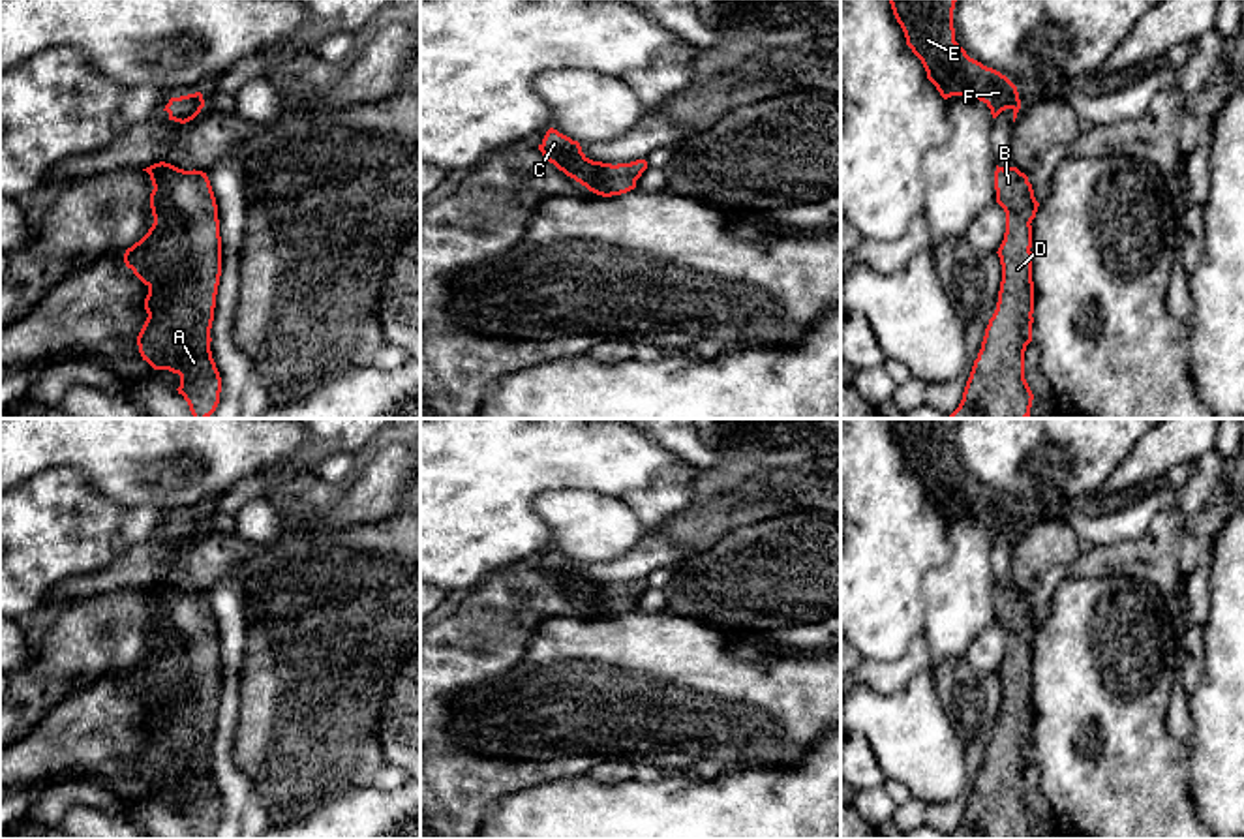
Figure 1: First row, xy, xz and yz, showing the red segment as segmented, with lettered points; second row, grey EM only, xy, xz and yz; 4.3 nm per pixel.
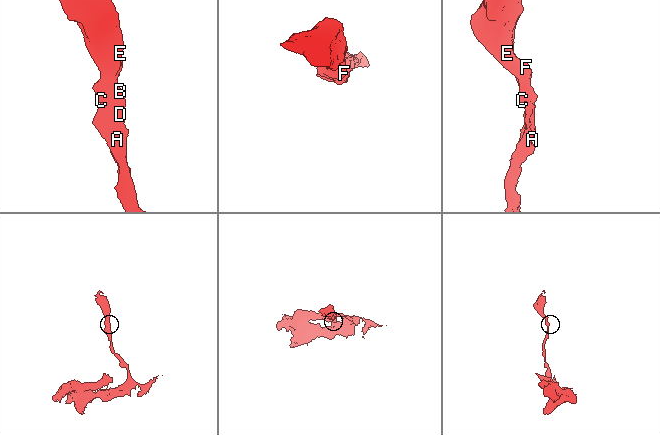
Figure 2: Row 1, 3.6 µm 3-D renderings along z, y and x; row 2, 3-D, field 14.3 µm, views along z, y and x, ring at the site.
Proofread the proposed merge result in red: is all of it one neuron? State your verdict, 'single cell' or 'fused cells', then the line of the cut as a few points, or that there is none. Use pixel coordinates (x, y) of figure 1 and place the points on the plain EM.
single cell | no cut

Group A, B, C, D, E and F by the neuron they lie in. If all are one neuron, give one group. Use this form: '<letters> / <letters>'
A B C D E F

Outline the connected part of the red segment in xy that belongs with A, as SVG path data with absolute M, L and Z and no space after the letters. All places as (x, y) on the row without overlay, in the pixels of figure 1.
M165 582L143 591L154 606L154 644L124 674L126 687L148 708L139 773L154 790L178 794L176 811L193 839L208 839L221 813L210 771L221 696L216 618L203 591L184 591Z

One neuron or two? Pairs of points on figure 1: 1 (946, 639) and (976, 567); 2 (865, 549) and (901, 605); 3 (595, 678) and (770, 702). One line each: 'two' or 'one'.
1: one
2: one
3: one

